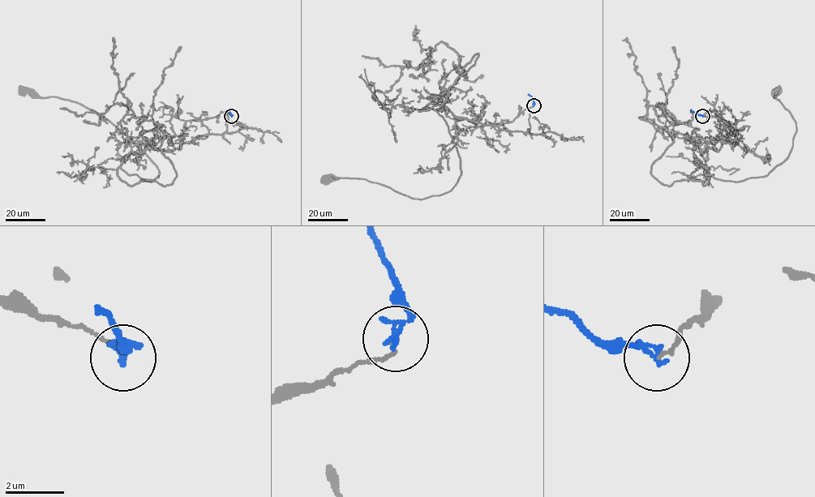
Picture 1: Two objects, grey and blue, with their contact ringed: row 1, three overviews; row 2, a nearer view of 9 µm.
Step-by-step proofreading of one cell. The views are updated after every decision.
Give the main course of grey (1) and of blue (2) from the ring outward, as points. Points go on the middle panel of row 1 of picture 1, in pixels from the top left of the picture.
1: (534, 105), (503, 124), (511, 134), (422, 109), (443, 118), (460, 158), (439, 195), (326, 178)
2: (534, 105), (528, 94)

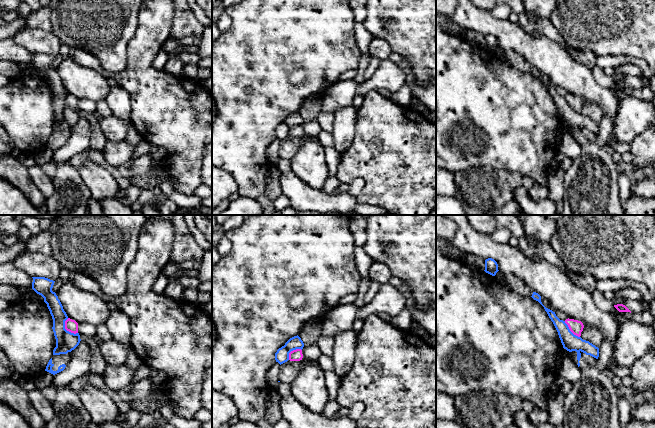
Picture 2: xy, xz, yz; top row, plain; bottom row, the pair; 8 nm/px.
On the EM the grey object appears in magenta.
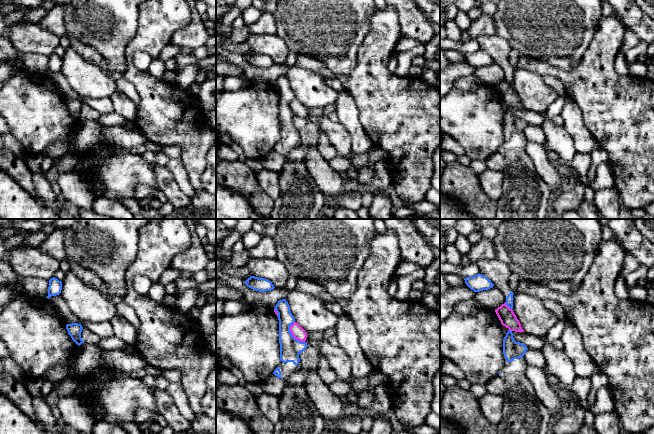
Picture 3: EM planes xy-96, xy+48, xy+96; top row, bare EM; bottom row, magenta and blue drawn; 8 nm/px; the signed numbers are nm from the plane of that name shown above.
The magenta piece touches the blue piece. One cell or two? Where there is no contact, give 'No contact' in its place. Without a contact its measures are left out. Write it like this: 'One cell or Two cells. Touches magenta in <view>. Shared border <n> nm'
Two cells. Touches magenta in xy. Shared border 150 nm

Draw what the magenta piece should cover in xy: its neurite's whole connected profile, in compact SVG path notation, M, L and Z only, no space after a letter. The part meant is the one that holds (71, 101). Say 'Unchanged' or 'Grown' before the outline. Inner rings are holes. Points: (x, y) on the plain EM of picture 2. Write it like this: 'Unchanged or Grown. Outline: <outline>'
Unchanged. Outline: M68 94L65 97L65 105L71 109L78 109L78 99L75 96Z

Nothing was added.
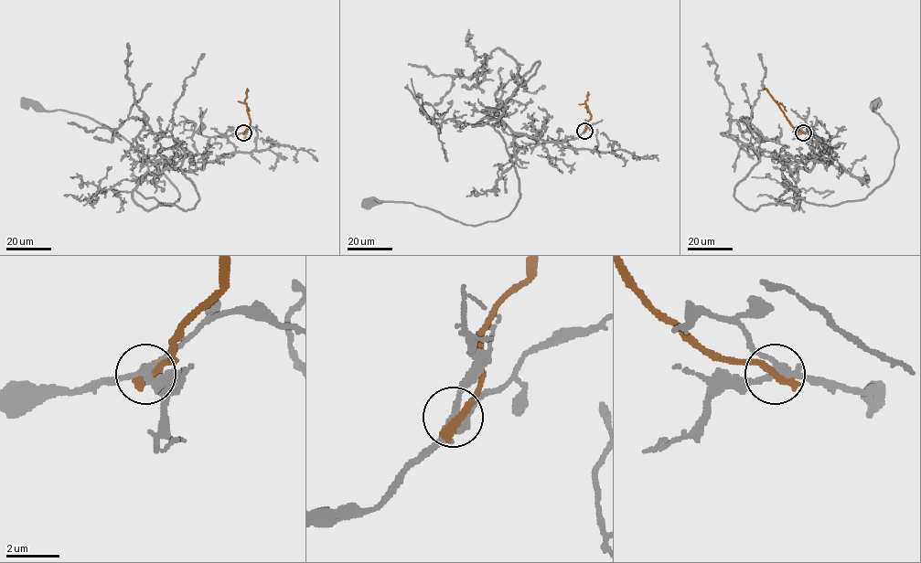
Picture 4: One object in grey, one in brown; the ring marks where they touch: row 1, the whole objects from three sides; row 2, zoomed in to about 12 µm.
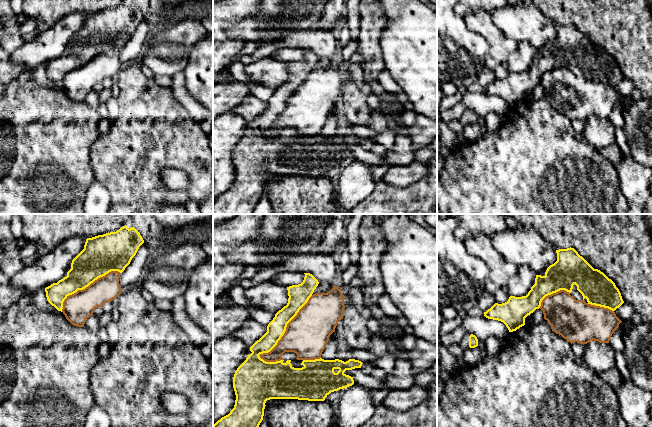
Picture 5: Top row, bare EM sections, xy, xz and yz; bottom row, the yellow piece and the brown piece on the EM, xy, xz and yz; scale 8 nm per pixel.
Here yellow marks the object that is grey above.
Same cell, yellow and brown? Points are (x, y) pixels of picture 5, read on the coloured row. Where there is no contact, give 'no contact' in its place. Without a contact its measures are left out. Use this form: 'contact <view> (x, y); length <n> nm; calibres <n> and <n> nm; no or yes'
contact xz (285, 330); length 650 nm; calibres 150 and 340 nm; no

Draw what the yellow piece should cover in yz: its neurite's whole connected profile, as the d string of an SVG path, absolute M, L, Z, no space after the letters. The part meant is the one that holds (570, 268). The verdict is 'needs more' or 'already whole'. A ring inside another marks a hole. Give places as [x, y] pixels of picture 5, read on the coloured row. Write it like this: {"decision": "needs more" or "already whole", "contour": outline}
{"decision": "needs more", "contour": "M574 248L556 250L557 261L550 265L544 276L536 275L535 284L526 296L510 296L508 301L502 304L495 303L490 309L484 312L488 319L503 322L509 332L516 331L525 325L525 318L541 306L542 300L553 293L565 290L576 300L587 299L588 304L608 308L615 311L623 303L619 289L615 283L603 272L594 269Z"}

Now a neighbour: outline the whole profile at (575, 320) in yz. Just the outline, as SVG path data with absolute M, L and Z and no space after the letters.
M565 290L546 296L540 309L552 331L571 344L587 344L593 340L609 343L622 322L614 311L576 300Z

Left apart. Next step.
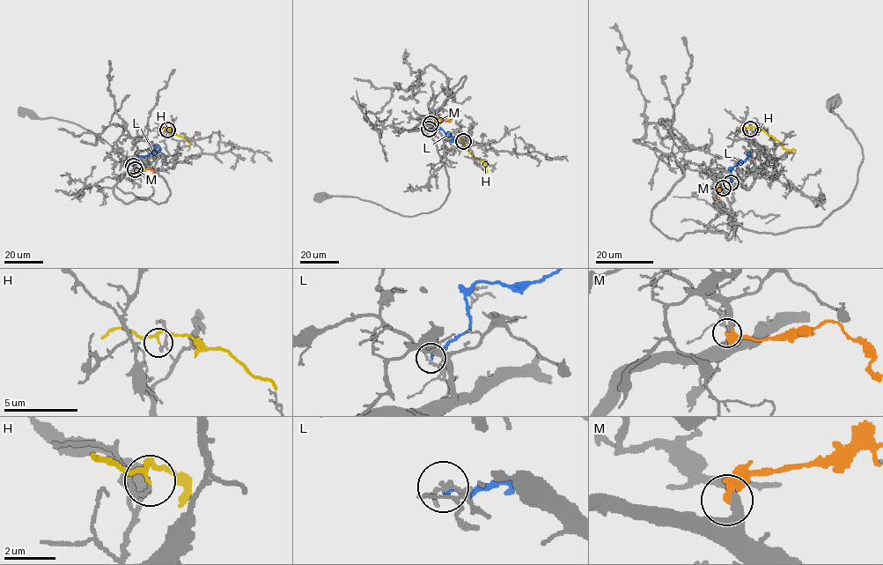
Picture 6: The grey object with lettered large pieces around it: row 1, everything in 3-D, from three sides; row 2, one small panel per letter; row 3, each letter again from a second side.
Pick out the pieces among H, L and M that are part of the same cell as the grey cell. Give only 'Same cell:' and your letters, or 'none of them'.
Same cell: H

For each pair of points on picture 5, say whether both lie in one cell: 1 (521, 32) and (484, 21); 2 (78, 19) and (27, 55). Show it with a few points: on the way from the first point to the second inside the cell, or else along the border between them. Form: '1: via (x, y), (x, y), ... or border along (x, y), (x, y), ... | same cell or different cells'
1: border along (488, 12), (491, 20), (507, 36), (513, 39) | different cells
2: via (65, 30), (52, 43), (40, 50) | same cell

